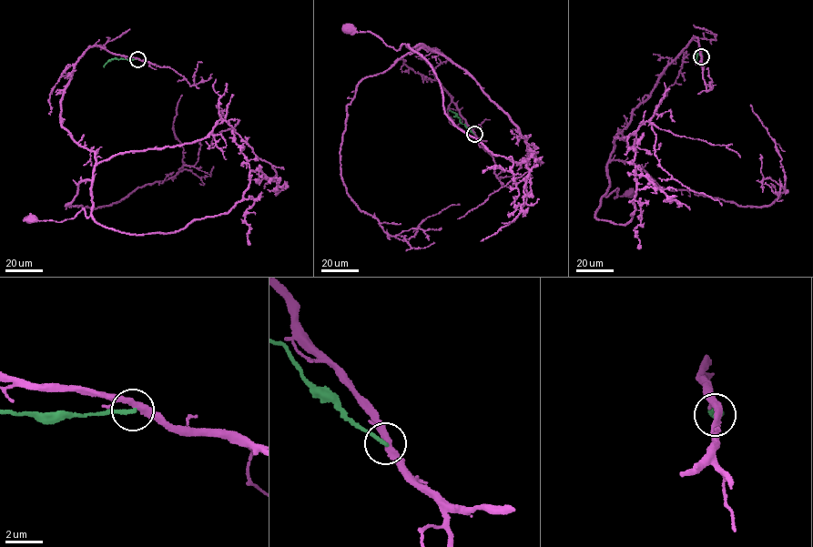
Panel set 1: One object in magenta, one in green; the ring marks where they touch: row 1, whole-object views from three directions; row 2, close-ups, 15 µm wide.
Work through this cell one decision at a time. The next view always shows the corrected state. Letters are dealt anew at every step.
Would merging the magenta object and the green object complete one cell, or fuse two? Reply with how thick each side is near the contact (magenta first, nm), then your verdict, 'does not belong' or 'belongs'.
calibres 360 and 200 nm; does not belong

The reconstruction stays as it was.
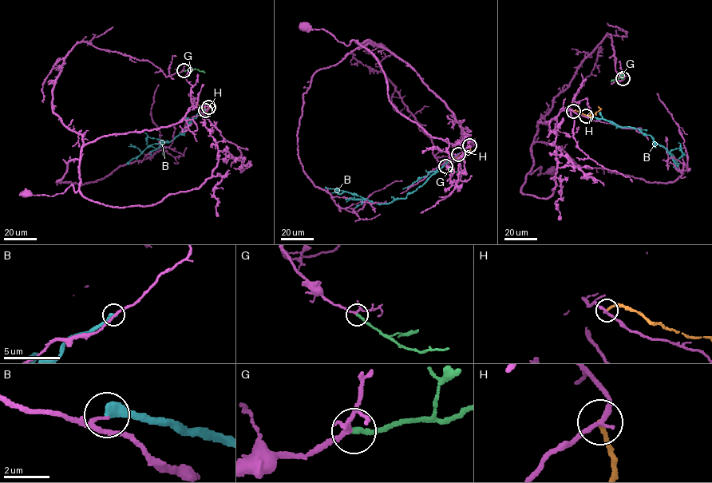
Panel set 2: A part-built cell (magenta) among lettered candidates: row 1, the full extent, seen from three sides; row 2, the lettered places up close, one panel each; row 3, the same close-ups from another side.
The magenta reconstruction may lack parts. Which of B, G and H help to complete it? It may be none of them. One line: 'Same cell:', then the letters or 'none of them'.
Same cell: G

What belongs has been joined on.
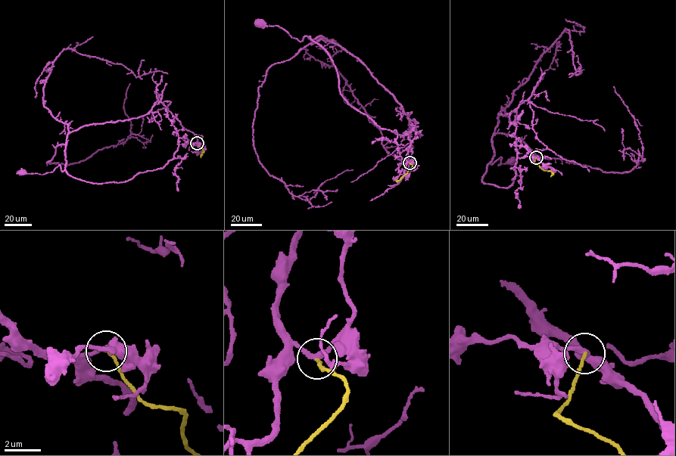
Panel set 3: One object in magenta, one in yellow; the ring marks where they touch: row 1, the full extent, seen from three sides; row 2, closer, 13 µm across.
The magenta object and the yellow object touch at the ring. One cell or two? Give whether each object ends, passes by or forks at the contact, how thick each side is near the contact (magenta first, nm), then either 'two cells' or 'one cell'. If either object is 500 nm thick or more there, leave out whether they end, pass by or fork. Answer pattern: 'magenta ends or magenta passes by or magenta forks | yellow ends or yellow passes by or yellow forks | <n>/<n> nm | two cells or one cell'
magenta passes by | yellow ends | 240/160 nm | two cells

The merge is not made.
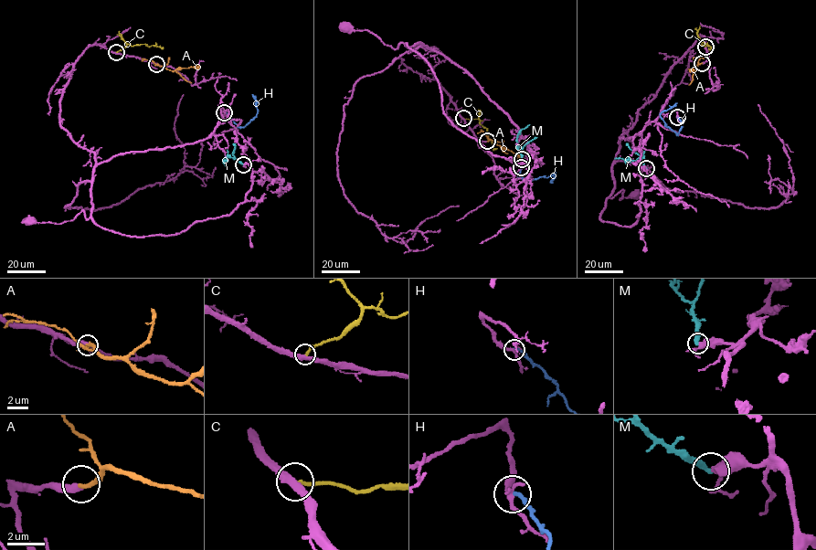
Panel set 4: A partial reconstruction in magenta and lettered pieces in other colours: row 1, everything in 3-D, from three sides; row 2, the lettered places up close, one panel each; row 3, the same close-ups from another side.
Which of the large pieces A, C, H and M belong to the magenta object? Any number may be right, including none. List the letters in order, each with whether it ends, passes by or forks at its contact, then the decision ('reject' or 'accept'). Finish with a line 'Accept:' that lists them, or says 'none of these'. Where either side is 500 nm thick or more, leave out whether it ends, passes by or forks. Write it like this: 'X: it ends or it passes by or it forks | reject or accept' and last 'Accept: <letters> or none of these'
A: it ends | accept
C: it ends | accept
H: it ends | reject
M: it ends | reject
Accept: A, C

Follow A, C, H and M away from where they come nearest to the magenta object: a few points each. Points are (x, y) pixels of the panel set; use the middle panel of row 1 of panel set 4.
A: (487, 141), (493, 140), (519, 156), (518, 159)
C: (463, 119), (479, 119), (486, 129), (492, 147), (497, 148)
H: (521, 167), (520, 177), (527, 181), (549, 176), (555, 173), (550, 183)
M: (522, 160), (516, 140), (519, 132), (529, 124)

